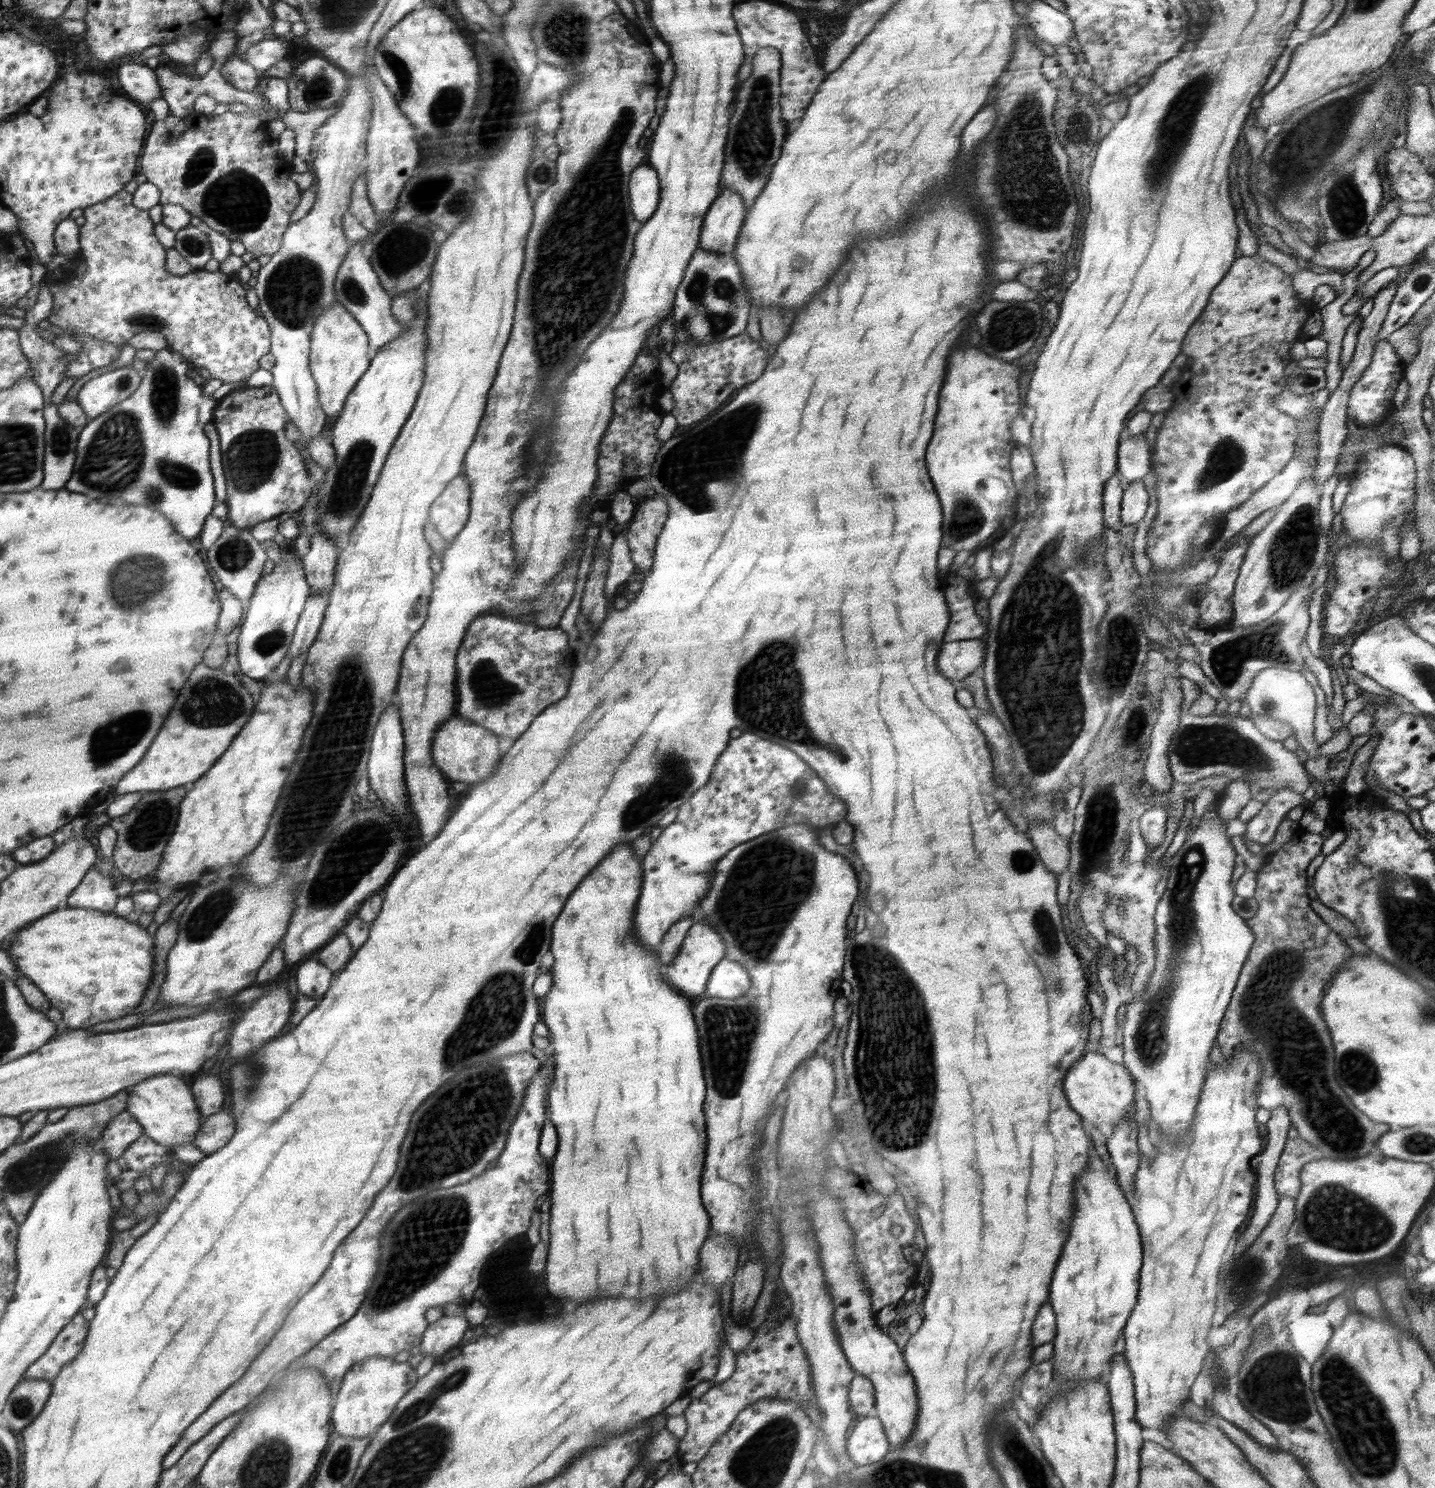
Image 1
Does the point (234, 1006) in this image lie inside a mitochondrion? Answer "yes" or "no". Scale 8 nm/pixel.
no

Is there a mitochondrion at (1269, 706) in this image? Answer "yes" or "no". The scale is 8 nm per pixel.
yes

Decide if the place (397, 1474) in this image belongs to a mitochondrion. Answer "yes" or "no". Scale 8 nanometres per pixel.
yes

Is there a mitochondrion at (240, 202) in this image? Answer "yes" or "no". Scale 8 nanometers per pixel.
yes

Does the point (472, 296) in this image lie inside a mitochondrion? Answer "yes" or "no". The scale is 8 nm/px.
no

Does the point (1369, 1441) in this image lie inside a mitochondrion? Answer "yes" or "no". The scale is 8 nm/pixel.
yes

